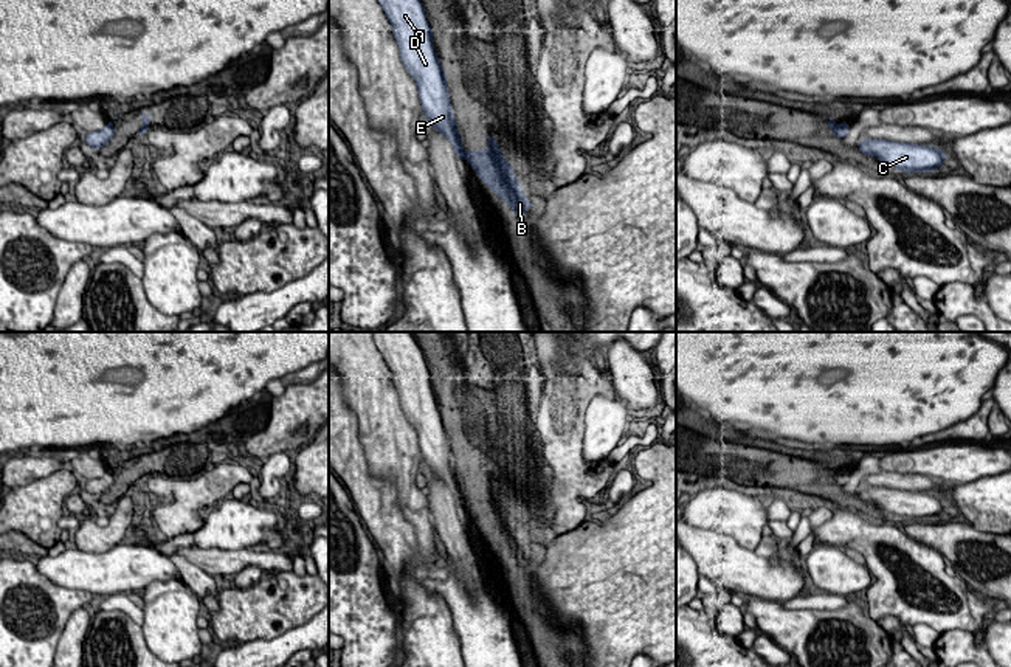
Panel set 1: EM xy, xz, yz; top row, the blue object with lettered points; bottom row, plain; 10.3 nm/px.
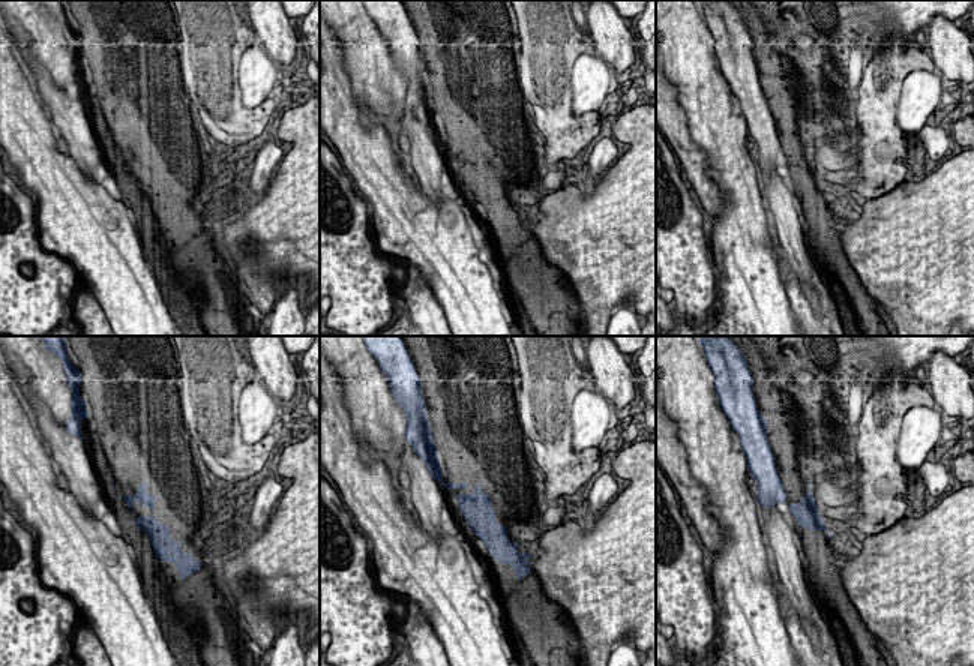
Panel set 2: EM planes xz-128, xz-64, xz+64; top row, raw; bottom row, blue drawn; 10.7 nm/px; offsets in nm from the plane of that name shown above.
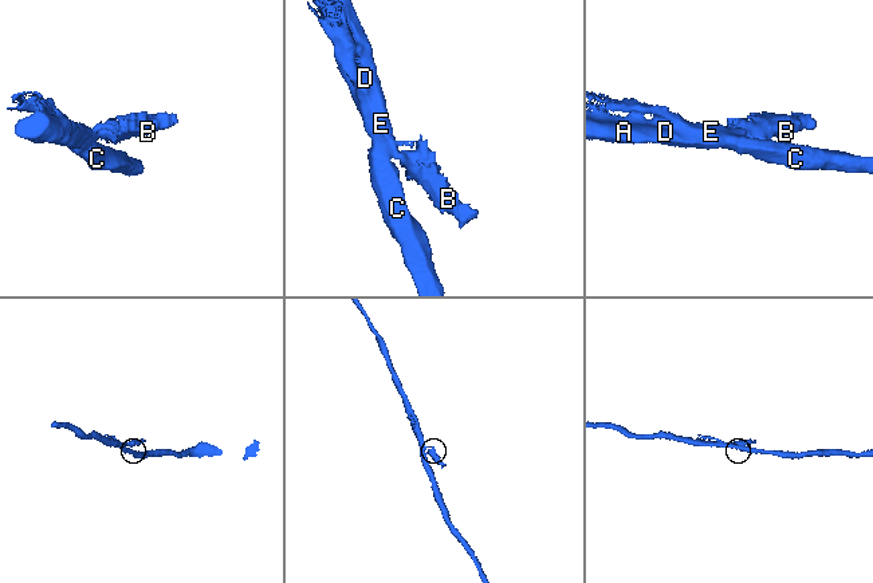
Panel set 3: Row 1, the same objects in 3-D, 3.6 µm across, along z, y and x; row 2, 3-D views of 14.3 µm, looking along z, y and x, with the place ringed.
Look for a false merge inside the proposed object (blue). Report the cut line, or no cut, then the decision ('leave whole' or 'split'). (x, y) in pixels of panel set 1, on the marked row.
cut xz (464, 151), (465, 158); split

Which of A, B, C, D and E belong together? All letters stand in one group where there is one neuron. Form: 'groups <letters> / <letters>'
groups A C D E / B

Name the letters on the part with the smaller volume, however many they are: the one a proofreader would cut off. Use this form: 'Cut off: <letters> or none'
Cut off: B

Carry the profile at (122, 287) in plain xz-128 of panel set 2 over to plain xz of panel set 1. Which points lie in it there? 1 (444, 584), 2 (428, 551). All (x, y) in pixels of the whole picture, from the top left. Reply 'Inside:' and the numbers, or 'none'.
Inside: 1

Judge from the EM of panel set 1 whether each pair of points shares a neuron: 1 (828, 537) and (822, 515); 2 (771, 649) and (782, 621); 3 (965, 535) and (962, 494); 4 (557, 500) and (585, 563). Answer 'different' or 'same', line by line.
1: different
2: different
3: different
4: different

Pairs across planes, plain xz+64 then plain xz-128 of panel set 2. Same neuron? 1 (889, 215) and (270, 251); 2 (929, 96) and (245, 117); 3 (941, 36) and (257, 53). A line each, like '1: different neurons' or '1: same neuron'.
1: same neuron
2: different neurons
3: different neurons

